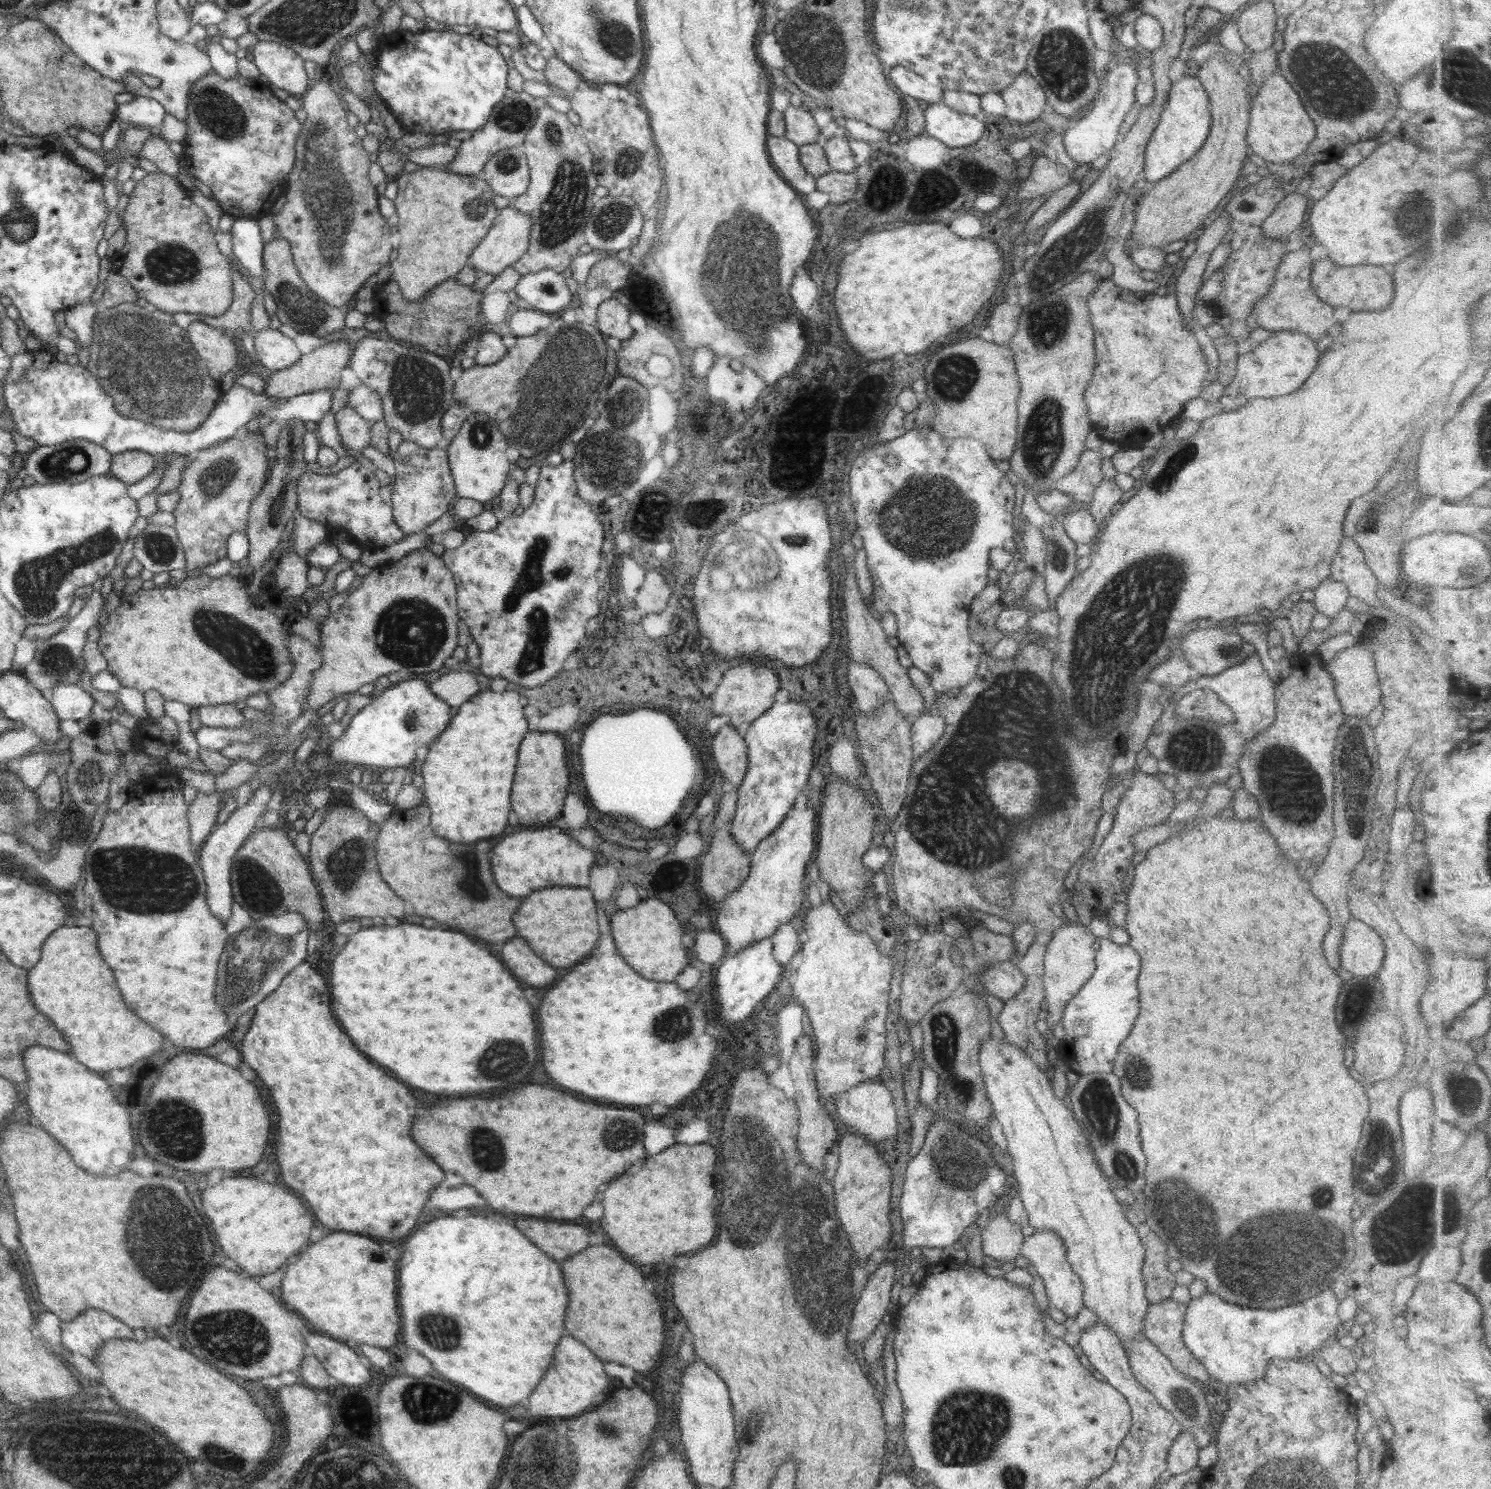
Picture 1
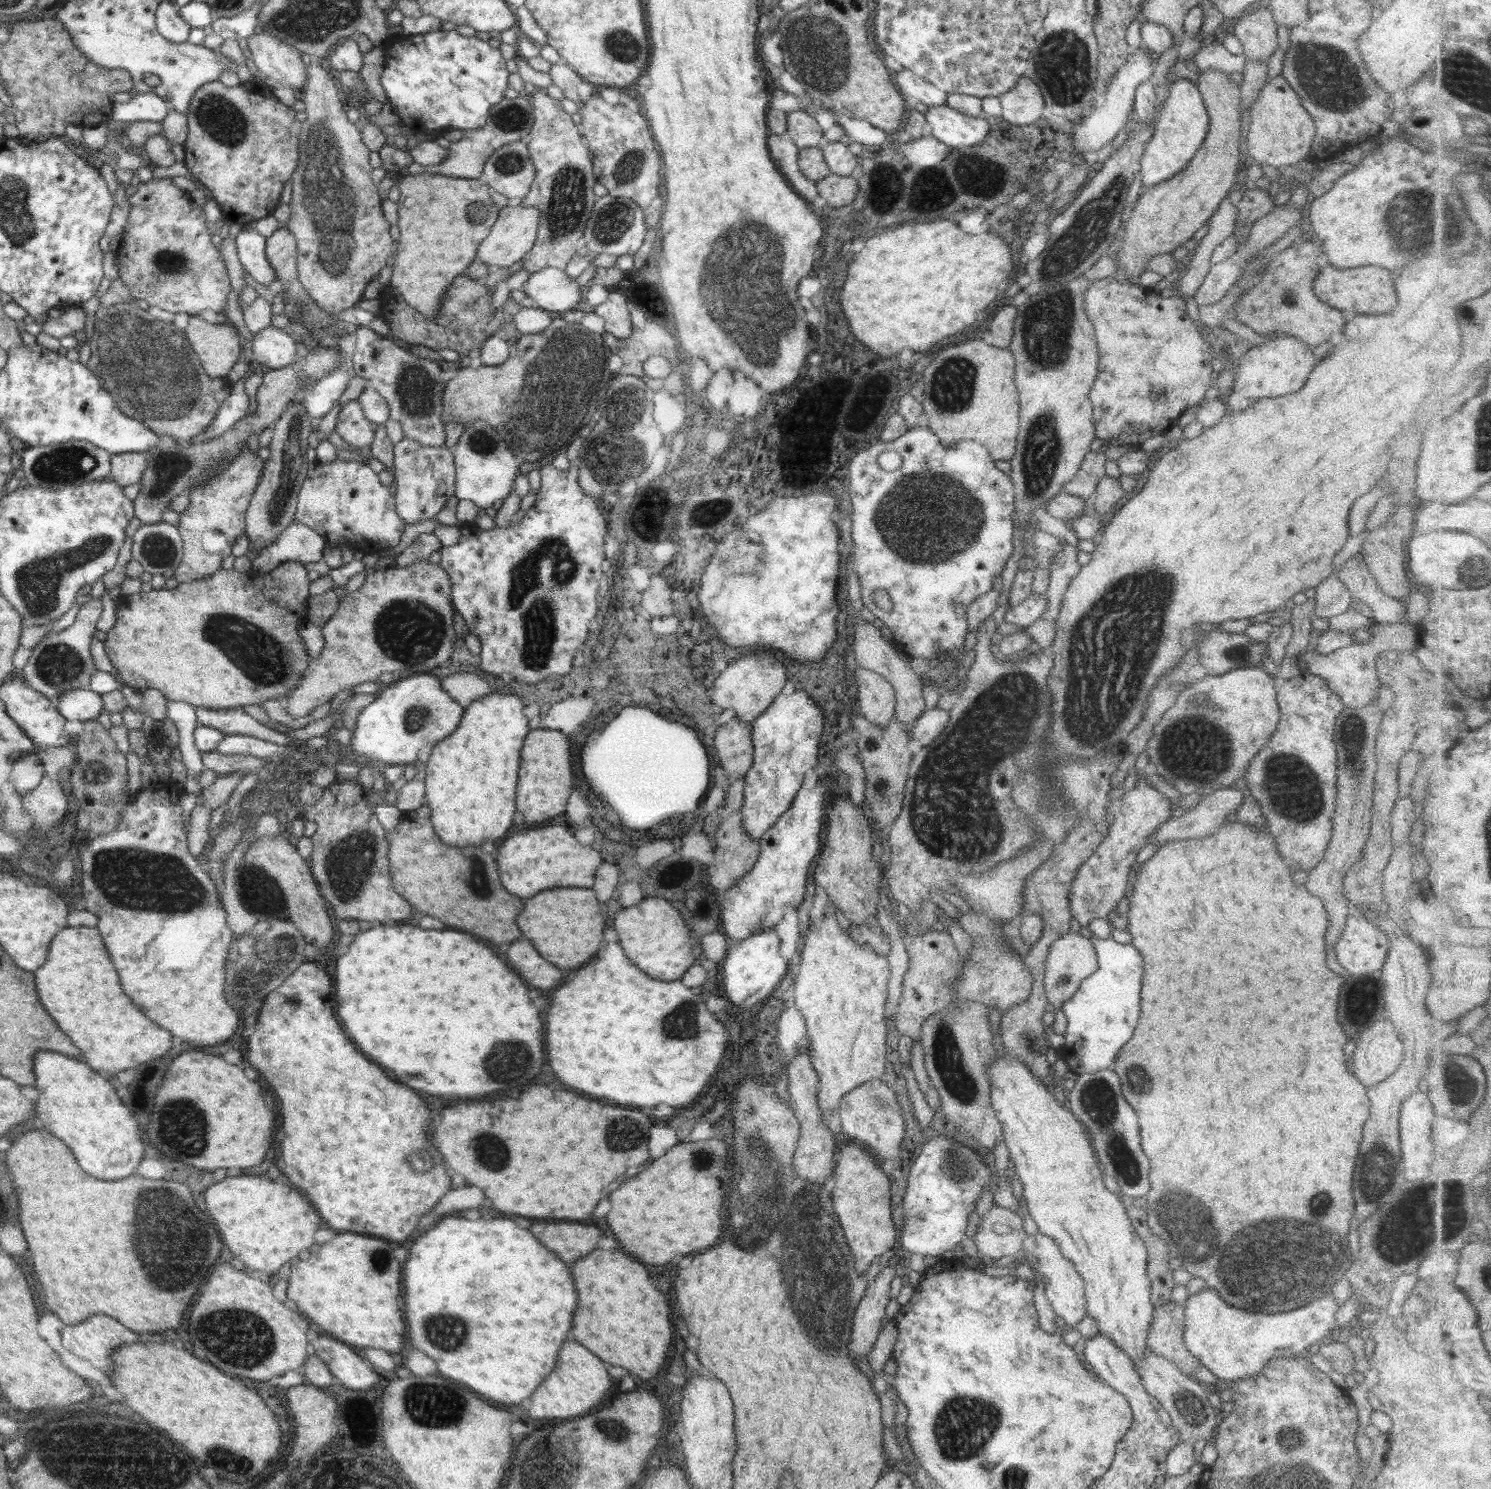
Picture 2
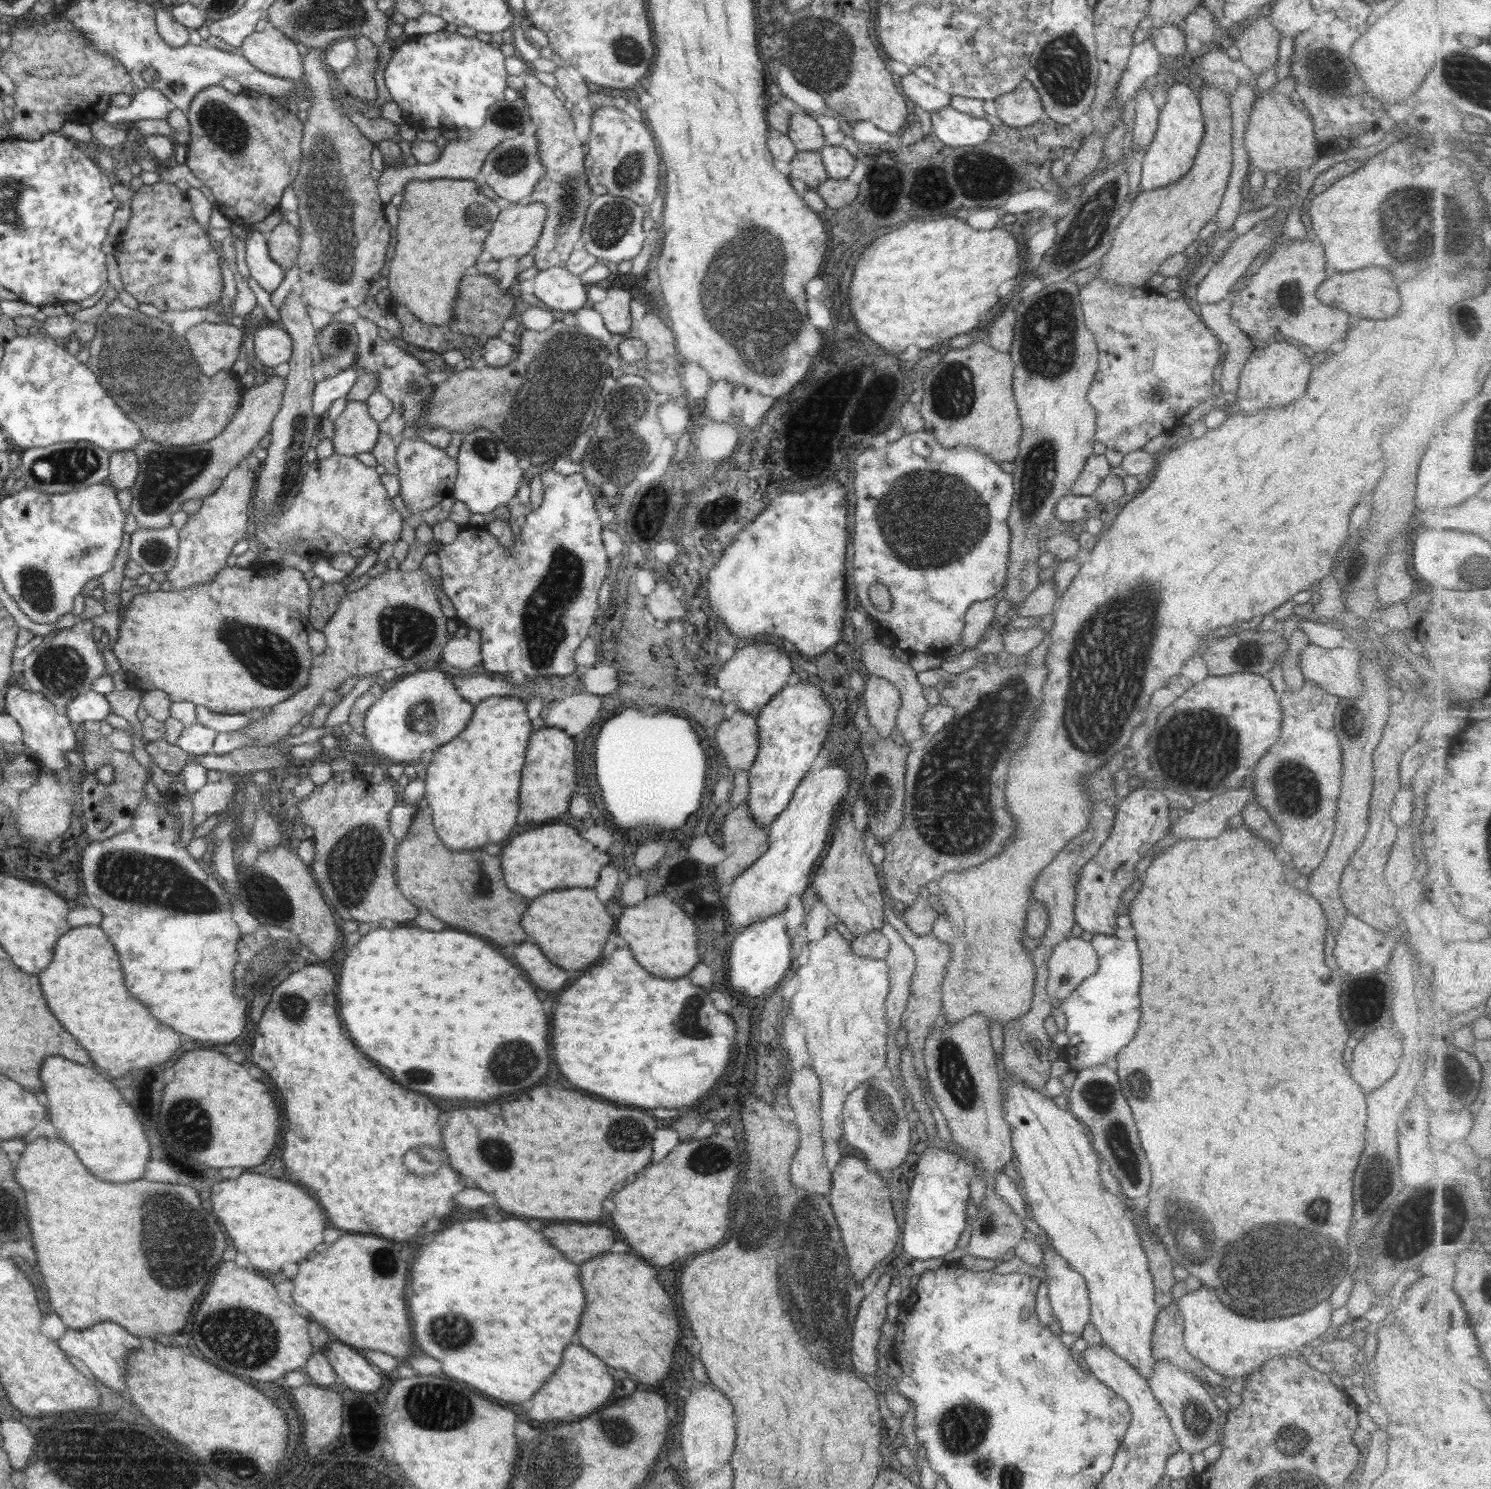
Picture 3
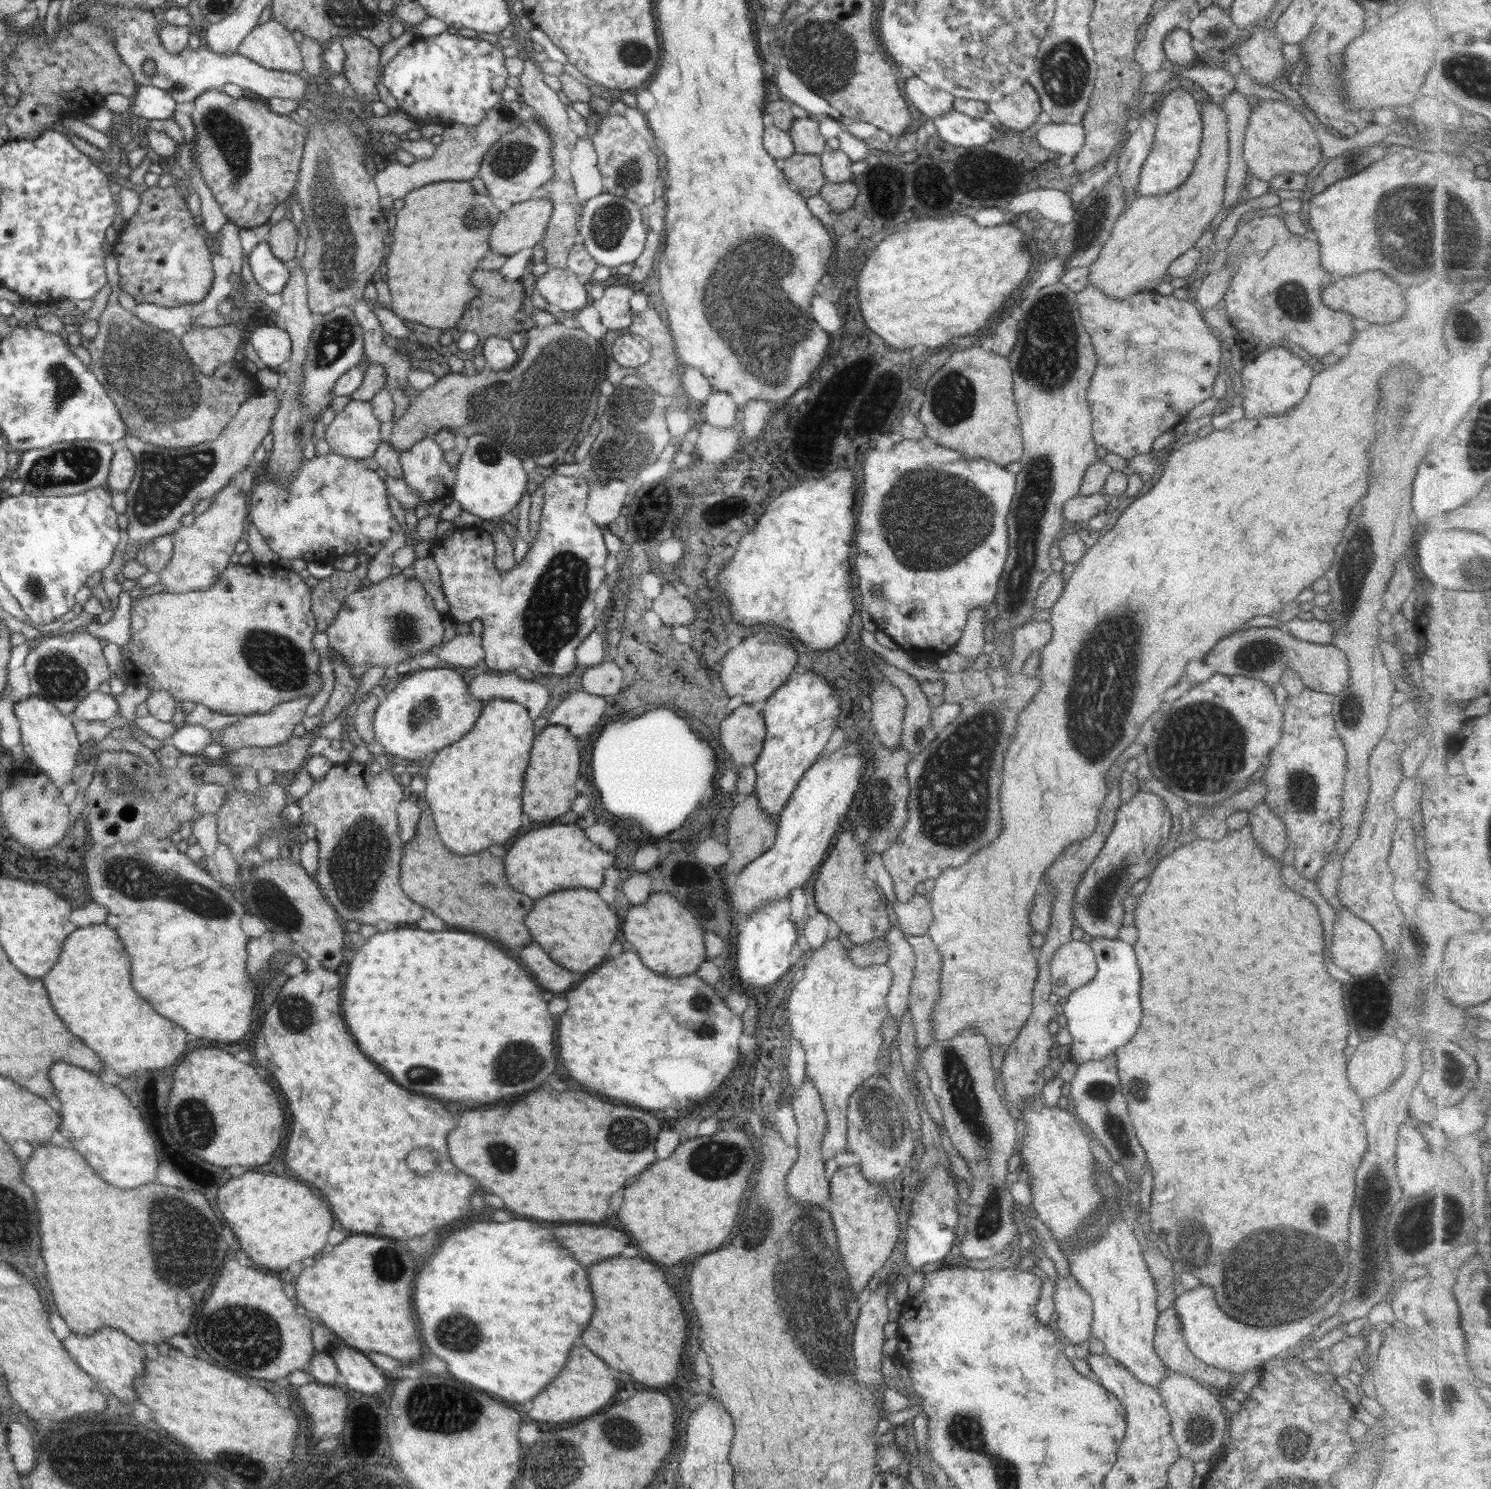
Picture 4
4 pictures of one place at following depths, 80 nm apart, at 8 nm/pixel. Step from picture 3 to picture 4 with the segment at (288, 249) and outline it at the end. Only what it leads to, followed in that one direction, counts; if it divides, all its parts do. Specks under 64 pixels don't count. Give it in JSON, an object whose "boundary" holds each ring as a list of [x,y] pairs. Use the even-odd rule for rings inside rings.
{"boundary":[[[287,217],[271,224],[266,241],[270,245],[272,254],[278,260],[290,265],[297,256],[296,243],[298,235],[295,224],[290,217]]]}

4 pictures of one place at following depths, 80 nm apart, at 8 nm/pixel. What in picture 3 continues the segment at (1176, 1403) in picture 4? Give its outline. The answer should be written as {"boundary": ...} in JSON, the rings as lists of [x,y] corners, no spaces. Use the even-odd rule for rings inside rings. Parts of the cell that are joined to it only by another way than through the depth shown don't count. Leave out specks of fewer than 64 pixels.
{"boundary":[[[1163,1360],[1155,1362],[1152,1376],[1147,1378],[1147,1383],[1170,1420],[1182,1451],[1192,1456],[1220,1442],[1226,1413],[1222,1412],[1212,1400],[1212,1389],[1189,1373]]]}

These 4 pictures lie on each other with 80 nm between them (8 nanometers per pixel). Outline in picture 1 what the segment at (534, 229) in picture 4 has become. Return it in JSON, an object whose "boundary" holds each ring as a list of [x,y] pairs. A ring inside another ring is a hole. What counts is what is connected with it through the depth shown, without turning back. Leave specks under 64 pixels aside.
{"boundary":[[[508,206],[498,210],[499,213],[493,220],[493,225],[486,236],[478,243],[468,258],[468,265],[478,270],[481,274],[500,274],[508,266],[512,266],[530,246],[530,233],[532,226],[531,216],[518,212]]]}

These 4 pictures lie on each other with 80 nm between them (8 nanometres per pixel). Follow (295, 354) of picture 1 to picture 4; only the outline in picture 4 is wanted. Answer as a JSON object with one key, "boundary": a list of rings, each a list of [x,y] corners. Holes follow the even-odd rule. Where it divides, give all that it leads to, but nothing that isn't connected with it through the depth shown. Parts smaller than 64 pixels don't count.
{"boundary":[[[262,326],[246,336],[266,367],[278,369],[291,356],[291,339],[288,333],[276,326]]]}

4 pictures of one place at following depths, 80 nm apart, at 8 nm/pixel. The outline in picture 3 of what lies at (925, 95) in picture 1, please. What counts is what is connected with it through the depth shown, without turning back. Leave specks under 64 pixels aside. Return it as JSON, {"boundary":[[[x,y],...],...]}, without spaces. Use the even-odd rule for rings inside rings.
{"boundary":[[[914,74],[902,76],[900,86],[902,87],[902,94],[906,94],[912,102],[918,104],[918,106],[921,106],[930,114],[950,105],[950,94],[926,84],[923,80],[920,80],[920,78],[916,78]]]}

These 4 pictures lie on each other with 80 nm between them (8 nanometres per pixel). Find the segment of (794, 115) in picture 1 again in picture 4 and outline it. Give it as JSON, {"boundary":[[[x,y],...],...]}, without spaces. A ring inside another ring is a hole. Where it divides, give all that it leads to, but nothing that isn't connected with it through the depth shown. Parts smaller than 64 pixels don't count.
{"boundary":[[[795,118],[787,132],[795,146],[796,153],[822,154],[828,146],[819,131],[819,122],[807,118]]]}

